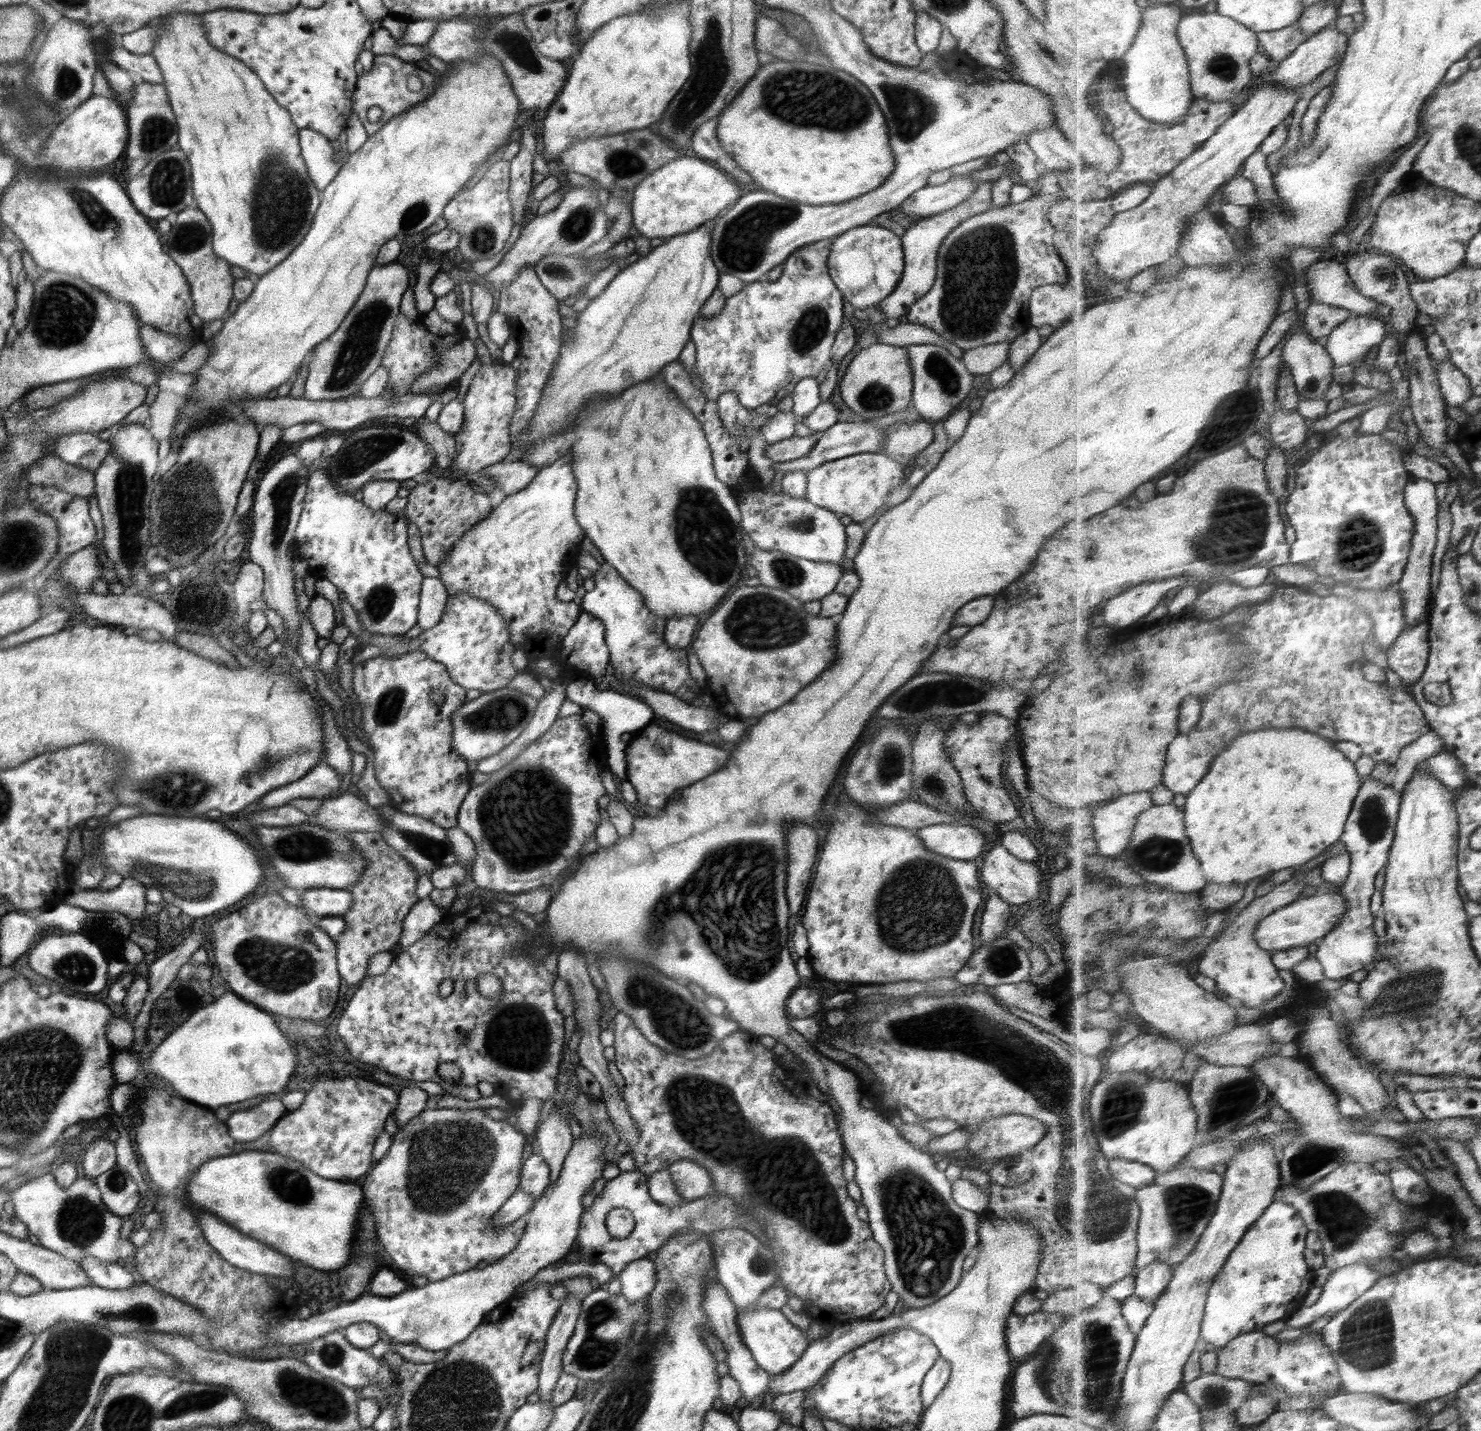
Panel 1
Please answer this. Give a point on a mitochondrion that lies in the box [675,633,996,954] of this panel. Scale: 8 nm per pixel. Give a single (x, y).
(945, 692)

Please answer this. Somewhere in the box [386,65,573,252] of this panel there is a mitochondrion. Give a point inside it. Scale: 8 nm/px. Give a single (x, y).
(415, 214)

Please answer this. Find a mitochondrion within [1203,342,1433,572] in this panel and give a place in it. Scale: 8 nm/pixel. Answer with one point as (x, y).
(1360, 541)

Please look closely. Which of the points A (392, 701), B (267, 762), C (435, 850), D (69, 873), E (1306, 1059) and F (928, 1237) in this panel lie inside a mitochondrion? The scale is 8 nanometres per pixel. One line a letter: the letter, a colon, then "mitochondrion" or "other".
A: mitochondrion
B: mitochondrion
C: mitochondrion
D: other
E: other
F: mitochondrion

